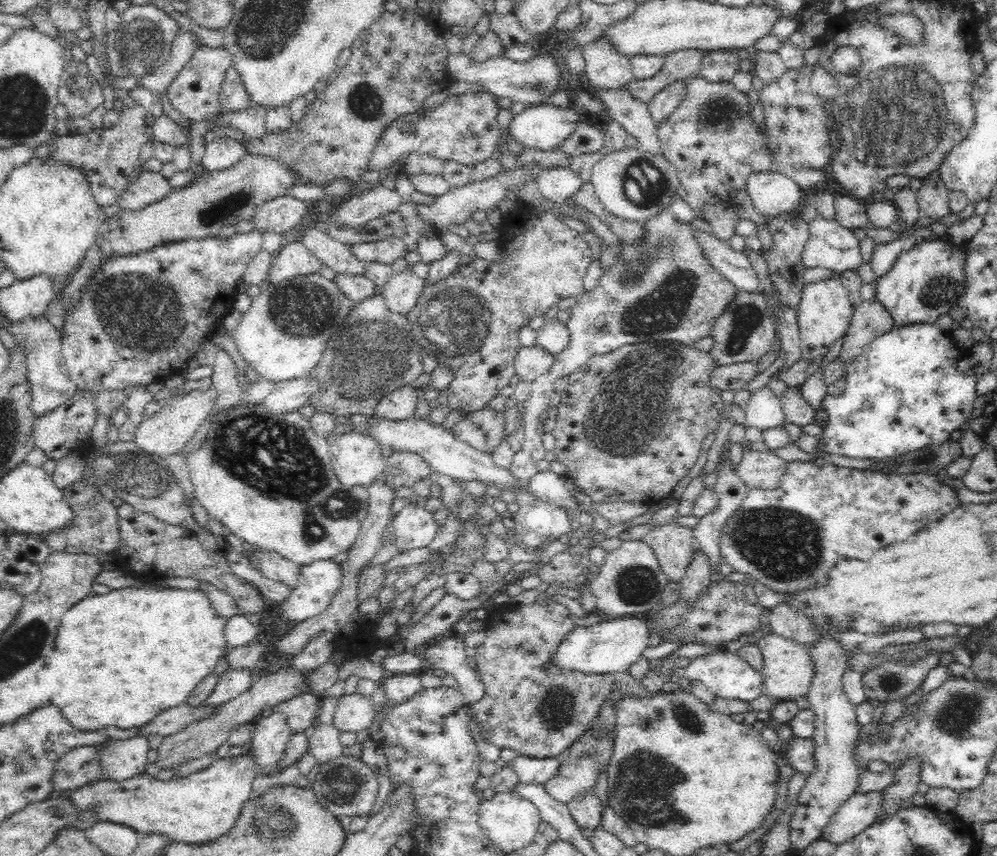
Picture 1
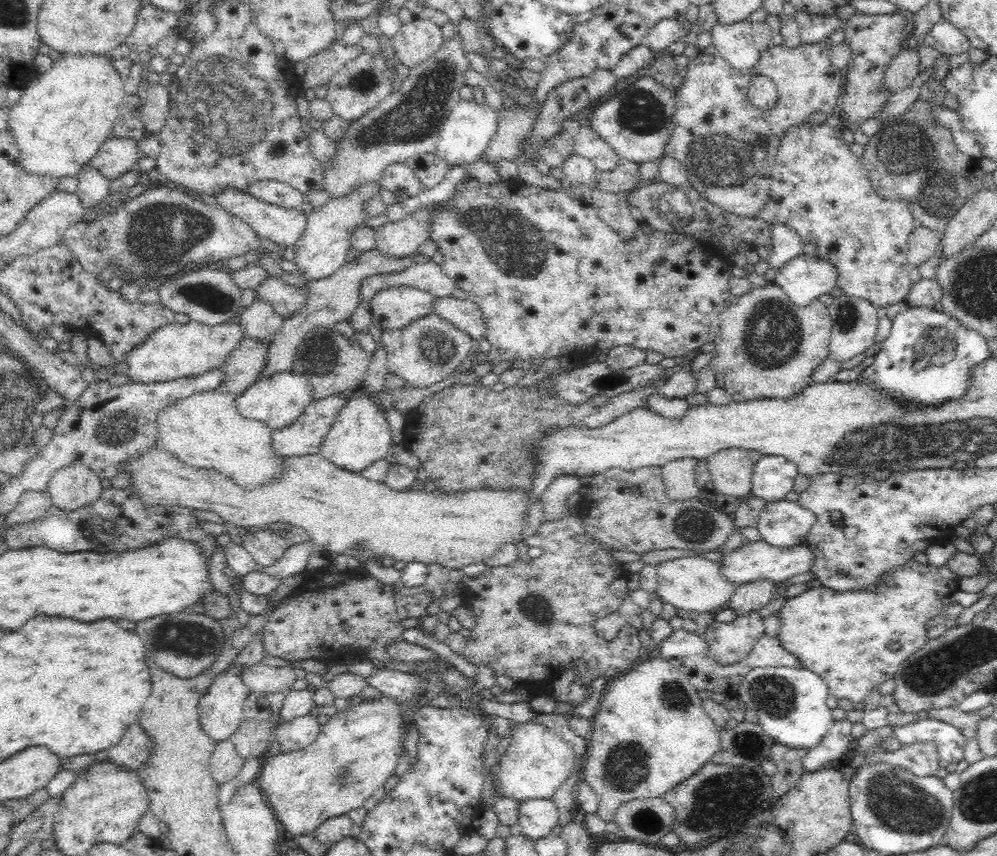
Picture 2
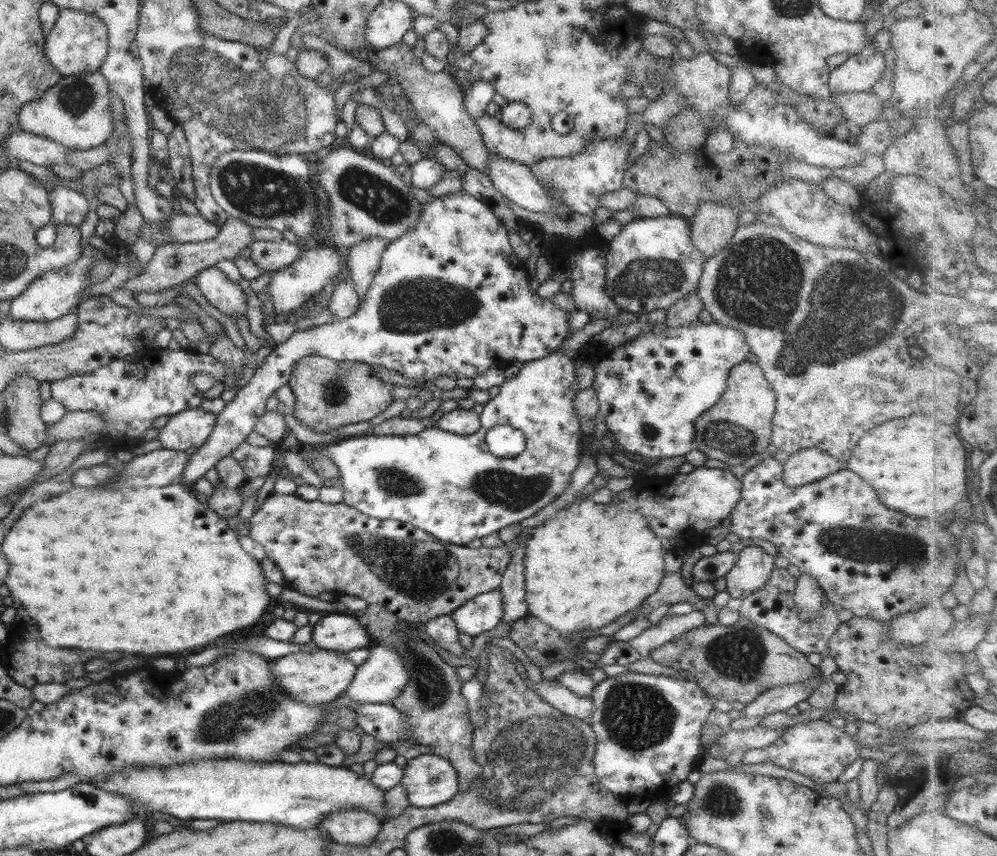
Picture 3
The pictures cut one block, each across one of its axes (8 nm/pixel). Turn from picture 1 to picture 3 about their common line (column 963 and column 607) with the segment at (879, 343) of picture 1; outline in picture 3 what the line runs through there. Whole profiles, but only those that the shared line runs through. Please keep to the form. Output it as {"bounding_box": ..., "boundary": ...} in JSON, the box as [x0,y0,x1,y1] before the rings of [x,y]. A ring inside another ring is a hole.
{"bounding_box":[592,319,750,458],"boundary":[[[700,319],[688,326],[665,329],[644,335],[616,347],[602,358],[602,374],[594,377],[592,388],[599,400],[599,416],[606,420],[607,430],[615,437],[620,451],[634,452],[647,458],[684,456],[696,448],[694,422],[712,408],[726,390],[730,368],[747,360],[750,348],[742,332],[718,323],[704,324]]]}

